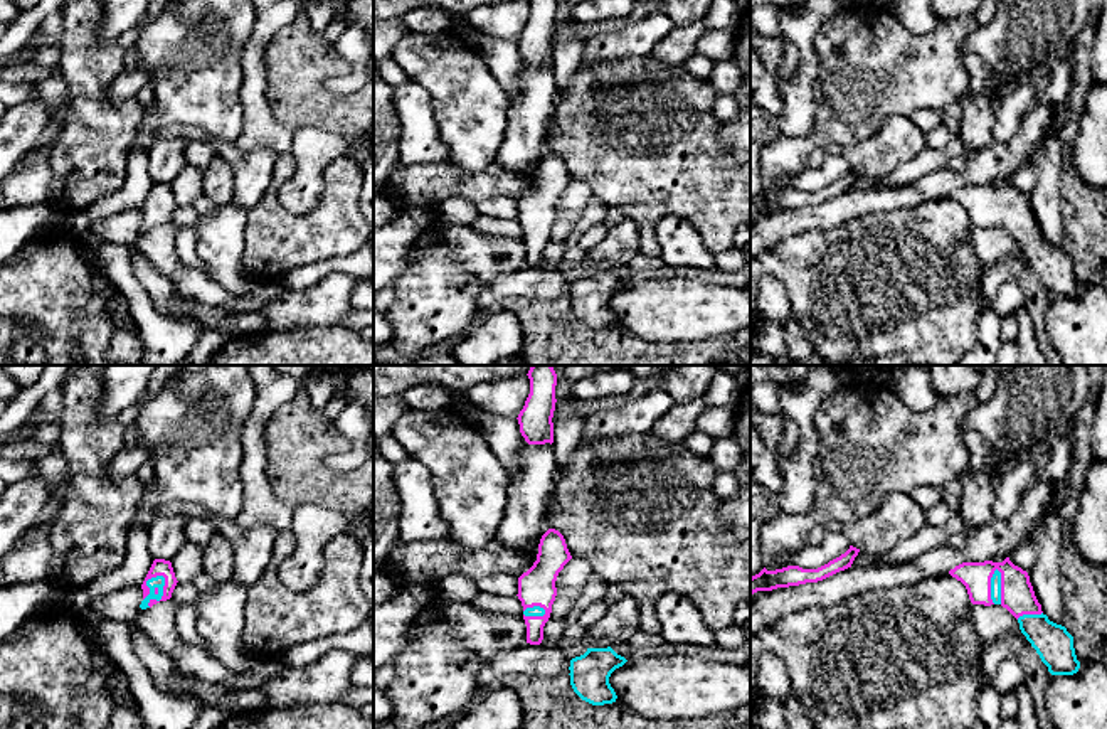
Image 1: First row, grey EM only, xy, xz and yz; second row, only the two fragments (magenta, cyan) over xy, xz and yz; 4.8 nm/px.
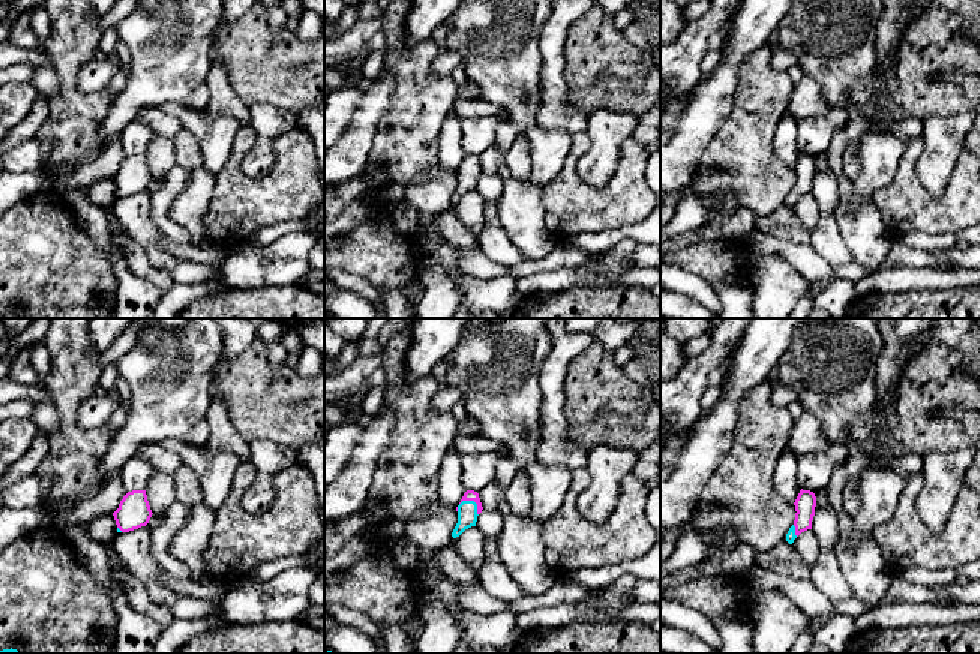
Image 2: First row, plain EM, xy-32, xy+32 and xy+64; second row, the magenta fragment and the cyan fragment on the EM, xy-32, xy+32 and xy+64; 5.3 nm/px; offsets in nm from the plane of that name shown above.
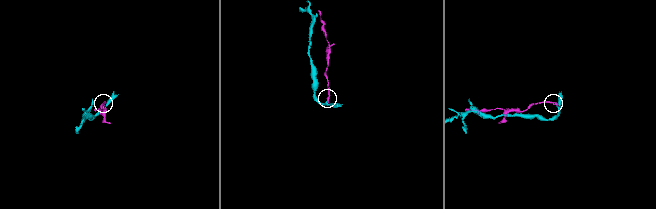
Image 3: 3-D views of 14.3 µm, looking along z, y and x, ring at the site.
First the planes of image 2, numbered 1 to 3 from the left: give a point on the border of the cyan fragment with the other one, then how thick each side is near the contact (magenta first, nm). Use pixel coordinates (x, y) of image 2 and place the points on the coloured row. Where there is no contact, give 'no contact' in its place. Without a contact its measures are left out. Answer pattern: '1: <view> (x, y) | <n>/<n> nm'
1: xy-32 (120, 530) | 180/20 nm
2: xy+32 (473, 500) | 60/110 nm
3: xy+64 (796, 531) | 110/50 nm

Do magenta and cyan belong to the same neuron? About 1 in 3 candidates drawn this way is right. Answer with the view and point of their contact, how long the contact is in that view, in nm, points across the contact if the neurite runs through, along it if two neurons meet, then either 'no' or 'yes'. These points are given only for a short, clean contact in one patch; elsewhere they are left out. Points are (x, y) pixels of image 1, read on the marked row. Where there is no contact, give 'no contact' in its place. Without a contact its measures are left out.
meets magenta in xy at (164, 595); contact 170 nm long; runs through xy (164, 568), (164, 595), (158, 581); yes

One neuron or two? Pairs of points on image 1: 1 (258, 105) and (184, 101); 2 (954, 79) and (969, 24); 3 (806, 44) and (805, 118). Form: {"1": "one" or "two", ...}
{"1": "two", "2": "one", "3": "one"}

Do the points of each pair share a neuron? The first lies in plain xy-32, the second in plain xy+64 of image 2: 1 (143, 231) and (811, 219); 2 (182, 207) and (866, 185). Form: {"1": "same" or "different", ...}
{"1": "same", "2": "different"}

